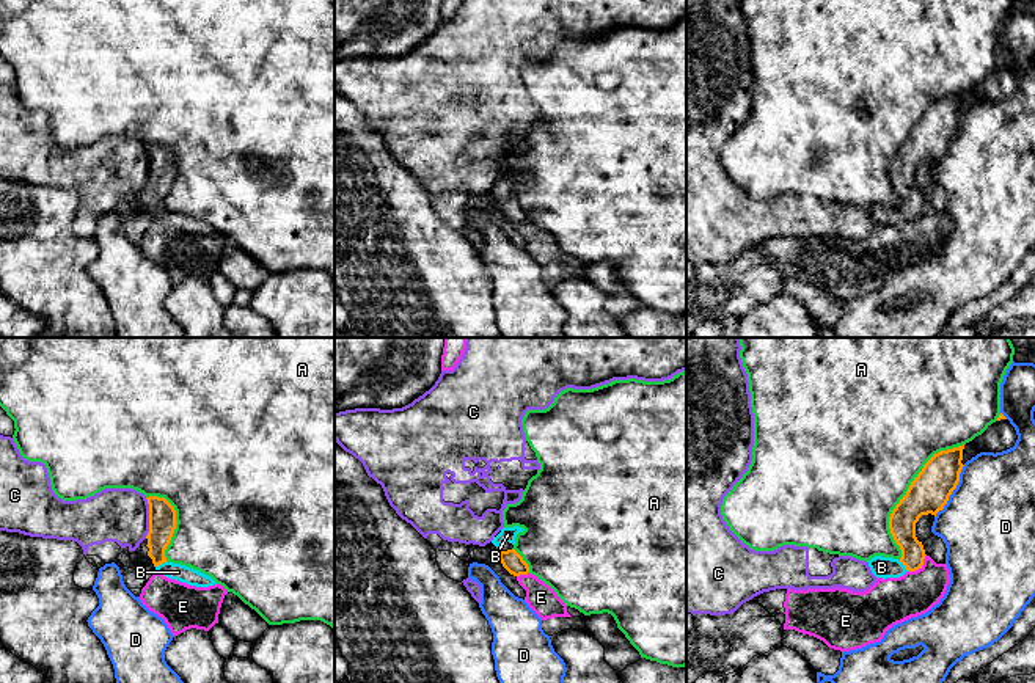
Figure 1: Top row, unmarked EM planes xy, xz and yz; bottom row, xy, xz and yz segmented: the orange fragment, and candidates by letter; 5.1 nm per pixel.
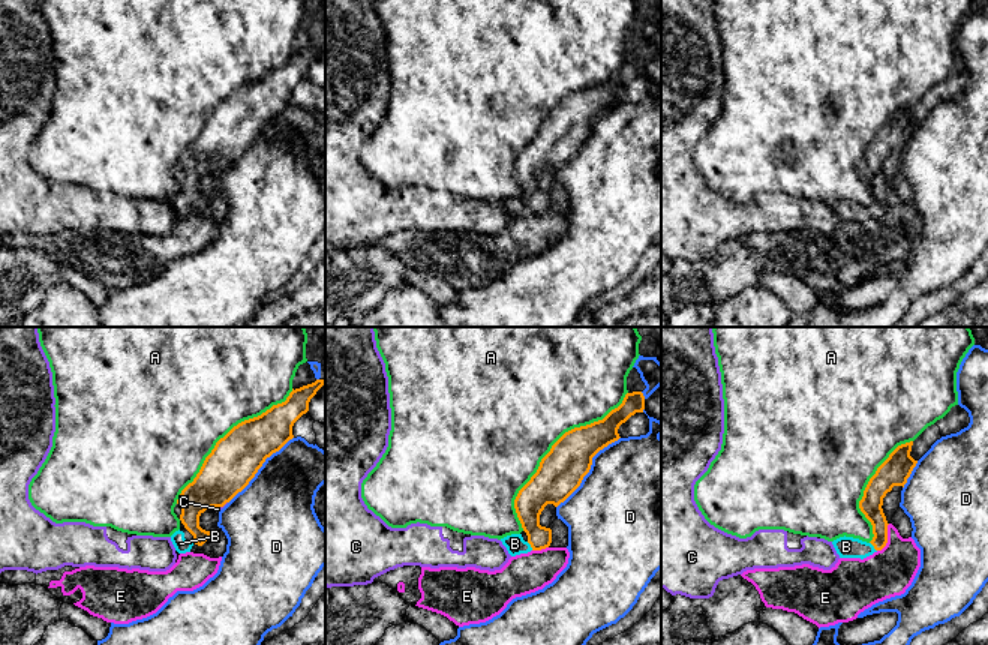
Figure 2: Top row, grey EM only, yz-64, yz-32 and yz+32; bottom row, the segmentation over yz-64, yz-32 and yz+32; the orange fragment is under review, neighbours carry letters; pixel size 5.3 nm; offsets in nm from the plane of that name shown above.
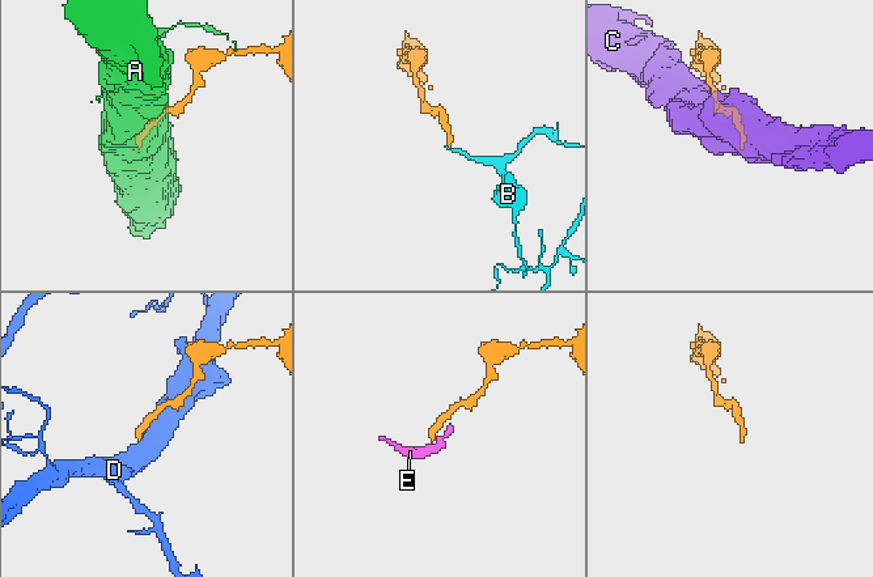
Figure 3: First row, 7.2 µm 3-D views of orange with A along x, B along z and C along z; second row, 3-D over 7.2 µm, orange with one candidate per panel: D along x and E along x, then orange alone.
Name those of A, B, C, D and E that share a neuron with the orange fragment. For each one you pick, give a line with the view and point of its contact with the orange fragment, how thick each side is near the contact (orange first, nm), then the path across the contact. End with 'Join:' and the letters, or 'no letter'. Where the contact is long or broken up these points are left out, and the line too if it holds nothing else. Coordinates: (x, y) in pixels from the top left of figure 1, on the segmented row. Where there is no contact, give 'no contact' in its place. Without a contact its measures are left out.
B: contact xy (160, 562); calibres 140 and 90 nm; way xy (162, 517), (159, 536), (160, 562), (167, 569), (178, 572)
Join: B

